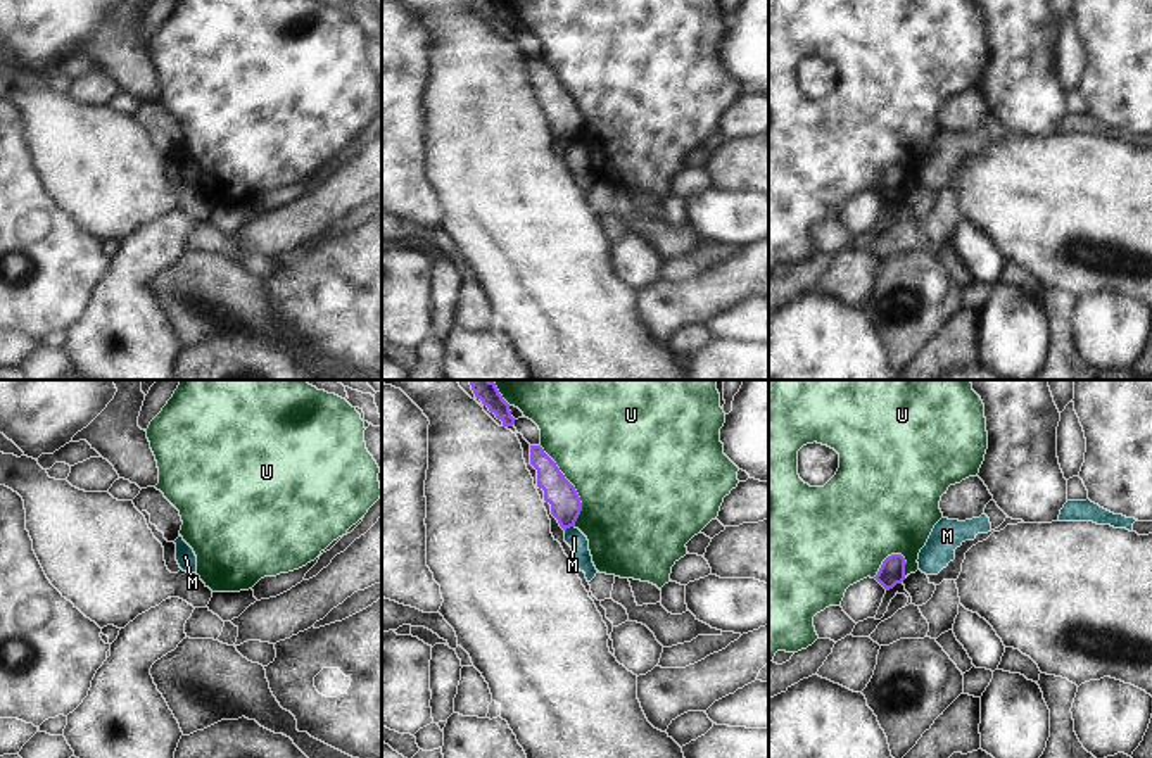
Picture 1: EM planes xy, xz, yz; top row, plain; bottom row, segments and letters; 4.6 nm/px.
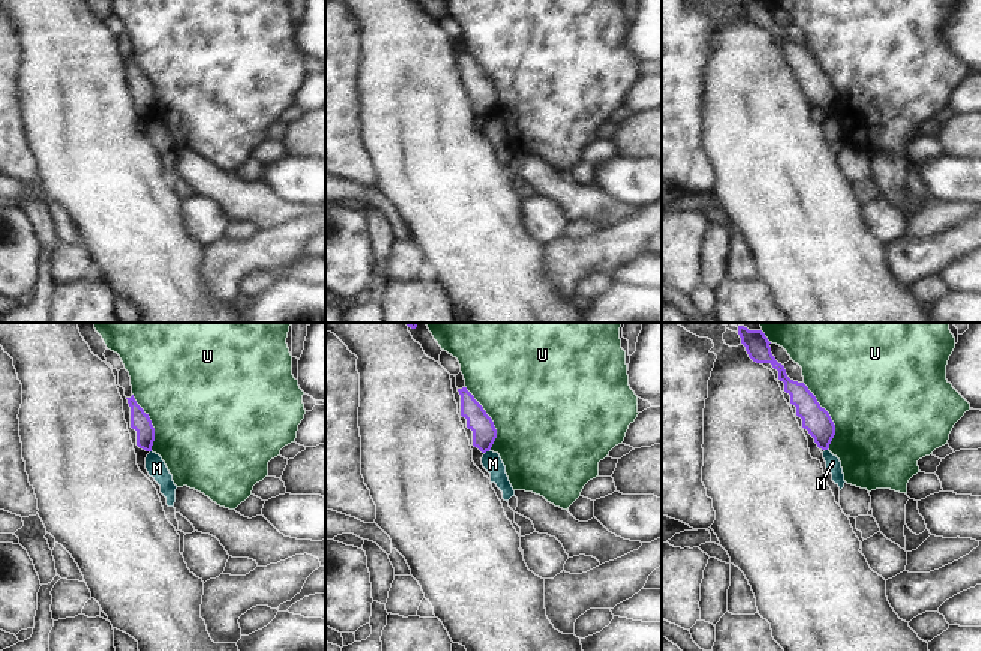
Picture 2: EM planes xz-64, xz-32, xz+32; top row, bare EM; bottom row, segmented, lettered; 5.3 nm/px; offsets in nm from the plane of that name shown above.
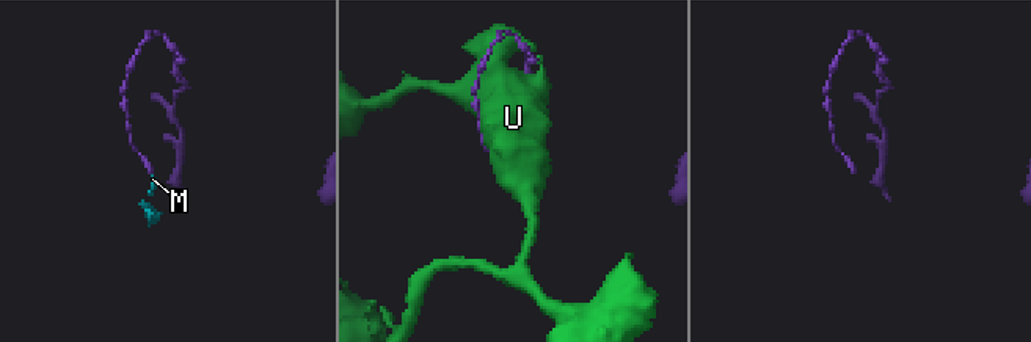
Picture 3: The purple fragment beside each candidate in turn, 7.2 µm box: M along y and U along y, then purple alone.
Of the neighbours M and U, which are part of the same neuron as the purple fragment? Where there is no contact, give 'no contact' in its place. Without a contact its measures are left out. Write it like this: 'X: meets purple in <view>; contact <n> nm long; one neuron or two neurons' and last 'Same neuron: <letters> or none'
M: meets purple in xz; contact 50 nm long; two neurons
U: meets purple in xz; contact 420 nm long; two neurons
Same neuron: none

